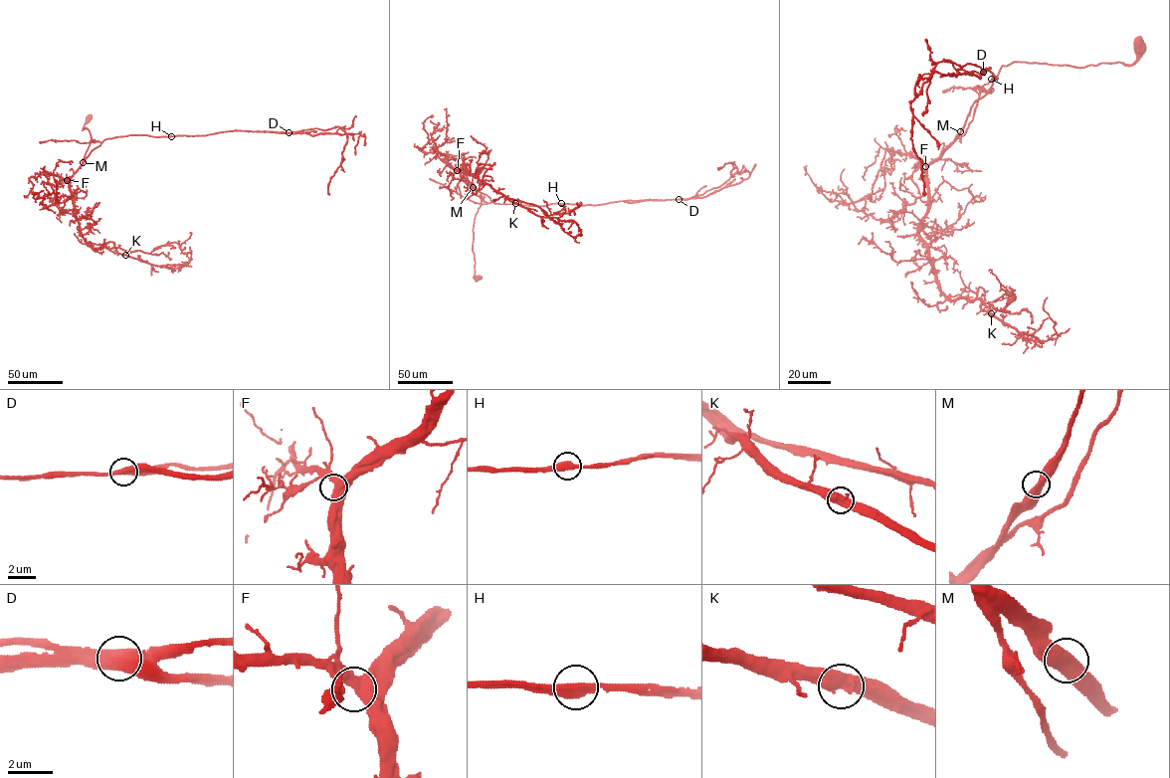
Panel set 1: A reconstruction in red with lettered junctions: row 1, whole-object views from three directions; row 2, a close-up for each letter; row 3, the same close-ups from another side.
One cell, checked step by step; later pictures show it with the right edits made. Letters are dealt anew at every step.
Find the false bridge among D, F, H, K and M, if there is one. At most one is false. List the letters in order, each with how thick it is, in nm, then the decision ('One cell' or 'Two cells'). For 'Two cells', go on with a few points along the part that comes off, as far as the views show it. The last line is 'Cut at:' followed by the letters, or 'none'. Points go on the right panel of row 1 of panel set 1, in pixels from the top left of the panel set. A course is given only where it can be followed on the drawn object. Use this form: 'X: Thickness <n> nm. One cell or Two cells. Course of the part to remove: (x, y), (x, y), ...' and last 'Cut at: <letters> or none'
D: Thickness 550 nm. Two cells. Course of the part to remove: (983, 73), (979, 67), (968, 64), (961, 67), (942, 61), (911, 102), (912, 149), (920, 159), (924, 195)
F: Thickness 550 nm. One cell
H: Thickness 500 nm. One cell
K: Thickness 550 nm. One cell
M: Thickness 500 nm. One cell
Cut at: D

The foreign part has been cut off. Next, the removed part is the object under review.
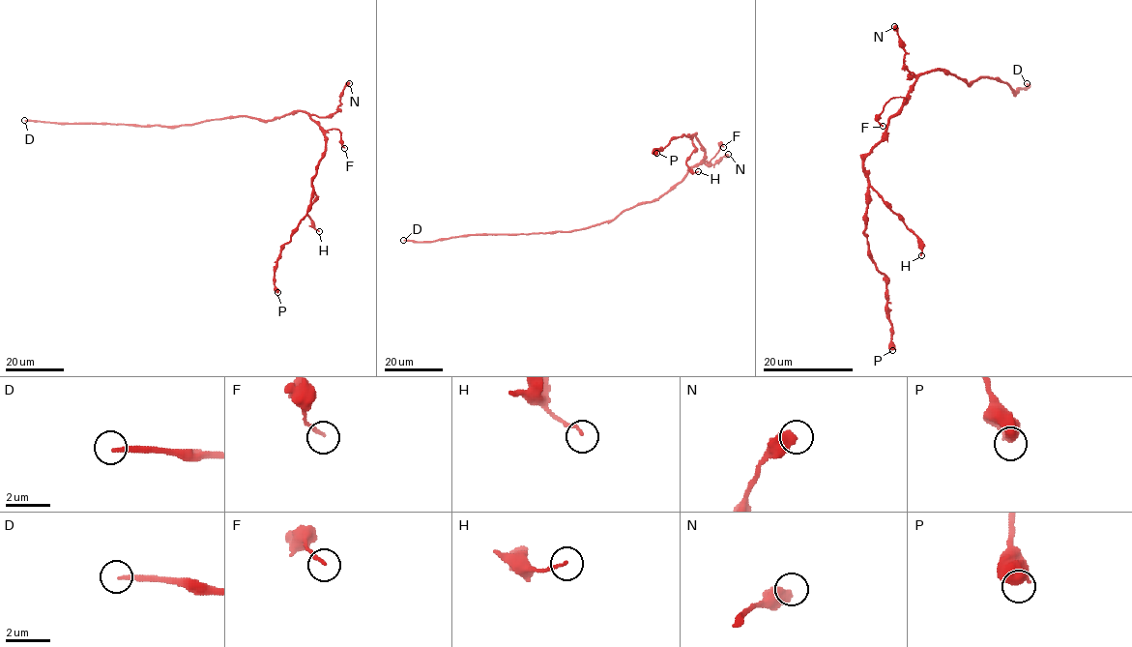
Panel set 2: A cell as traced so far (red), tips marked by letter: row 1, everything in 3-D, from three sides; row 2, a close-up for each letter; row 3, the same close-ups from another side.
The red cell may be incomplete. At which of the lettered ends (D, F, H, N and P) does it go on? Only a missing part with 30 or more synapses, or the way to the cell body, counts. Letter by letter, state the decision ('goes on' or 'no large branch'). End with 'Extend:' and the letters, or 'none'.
D: goes on
F: no large branch
H: no large branch
N: no large branch
P: no large branch
Extend: D

